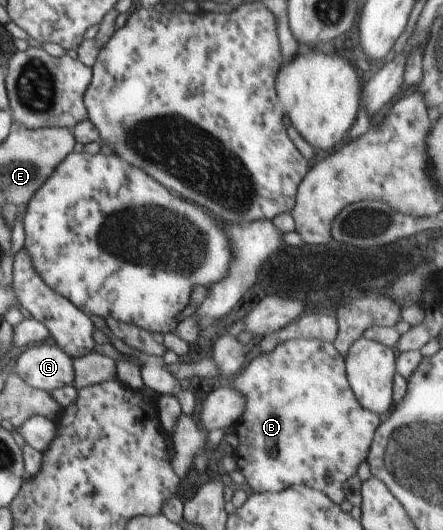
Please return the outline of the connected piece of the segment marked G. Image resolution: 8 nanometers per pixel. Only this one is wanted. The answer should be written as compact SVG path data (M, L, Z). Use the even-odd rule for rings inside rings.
M35 344L17 357L17 375L35 389L51 392L75 385L73 359L59 345Z

